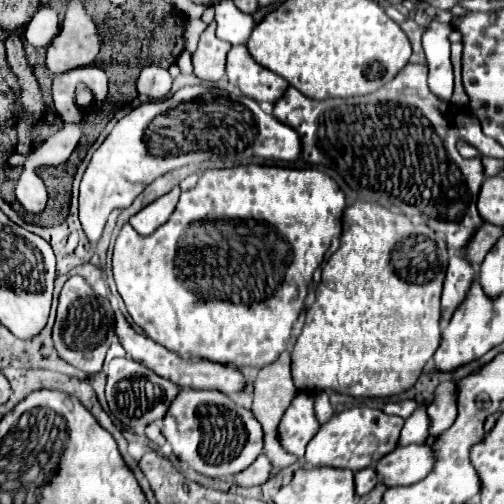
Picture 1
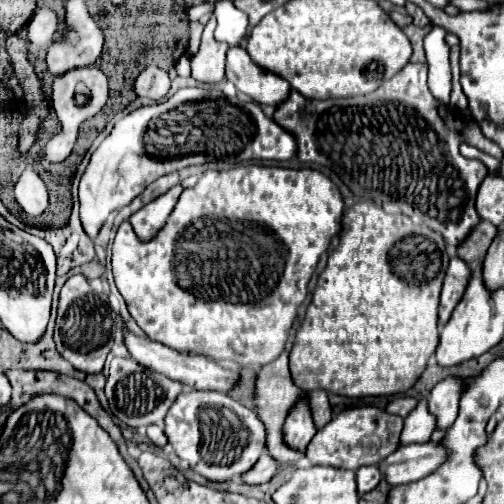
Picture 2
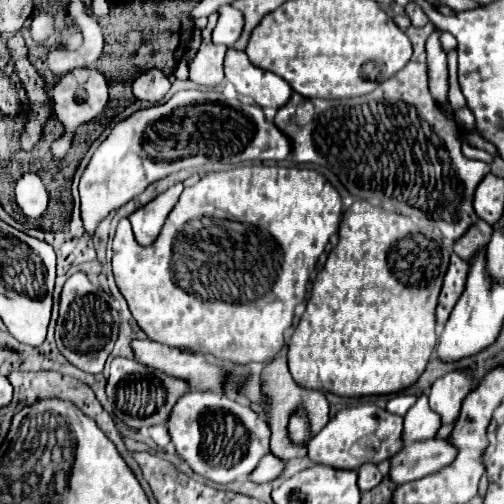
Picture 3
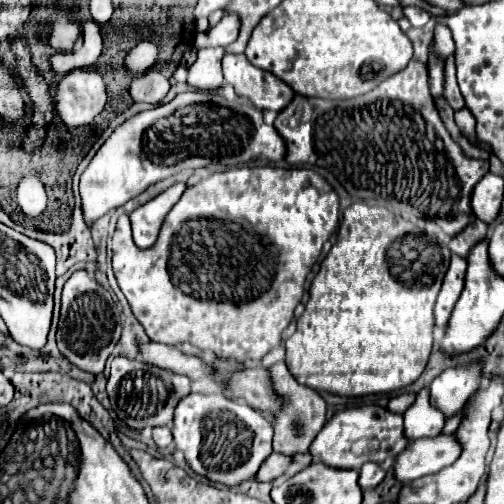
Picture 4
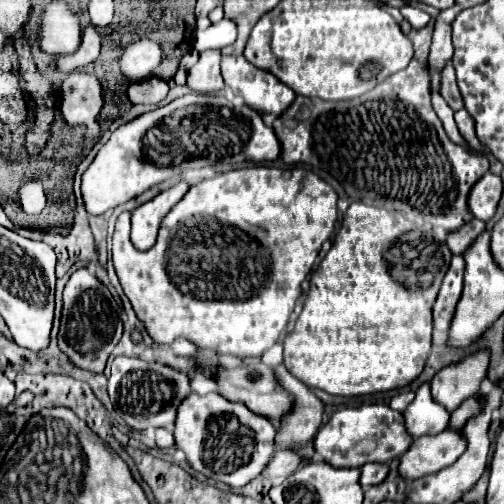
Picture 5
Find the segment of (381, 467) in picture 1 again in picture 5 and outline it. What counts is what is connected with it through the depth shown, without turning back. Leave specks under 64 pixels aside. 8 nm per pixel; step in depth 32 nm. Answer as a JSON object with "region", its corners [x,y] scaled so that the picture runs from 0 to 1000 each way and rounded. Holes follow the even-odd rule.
{"region":[[[881,853],[865,865],[837,865],[817,877],[817,889],[794,905],[790,937],[802,952],[825,952],[861,940],[909,913],[925,893],[925,873],[909,853]]]}

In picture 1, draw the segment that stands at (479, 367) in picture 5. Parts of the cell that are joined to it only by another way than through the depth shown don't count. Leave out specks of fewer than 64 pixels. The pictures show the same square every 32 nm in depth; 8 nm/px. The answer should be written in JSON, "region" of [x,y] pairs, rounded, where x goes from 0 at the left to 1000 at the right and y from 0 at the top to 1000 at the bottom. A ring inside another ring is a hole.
{"region":[[[897,758],[873,762],[861,786],[865,786],[861,798],[845,810],[845,821],[853,829],[853,849],[849,849],[853,865],[877,861],[905,833],[905,762]]]}

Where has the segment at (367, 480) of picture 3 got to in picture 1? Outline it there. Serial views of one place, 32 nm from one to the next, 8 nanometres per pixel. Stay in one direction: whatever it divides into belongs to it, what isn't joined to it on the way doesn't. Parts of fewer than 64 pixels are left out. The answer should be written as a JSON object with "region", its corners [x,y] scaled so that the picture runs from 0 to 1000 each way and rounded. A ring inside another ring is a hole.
{"region":[[[718,929],[702,940],[702,964],[706,964],[706,984],[730,980],[742,964],[750,960],[750,940],[742,929]]]}

